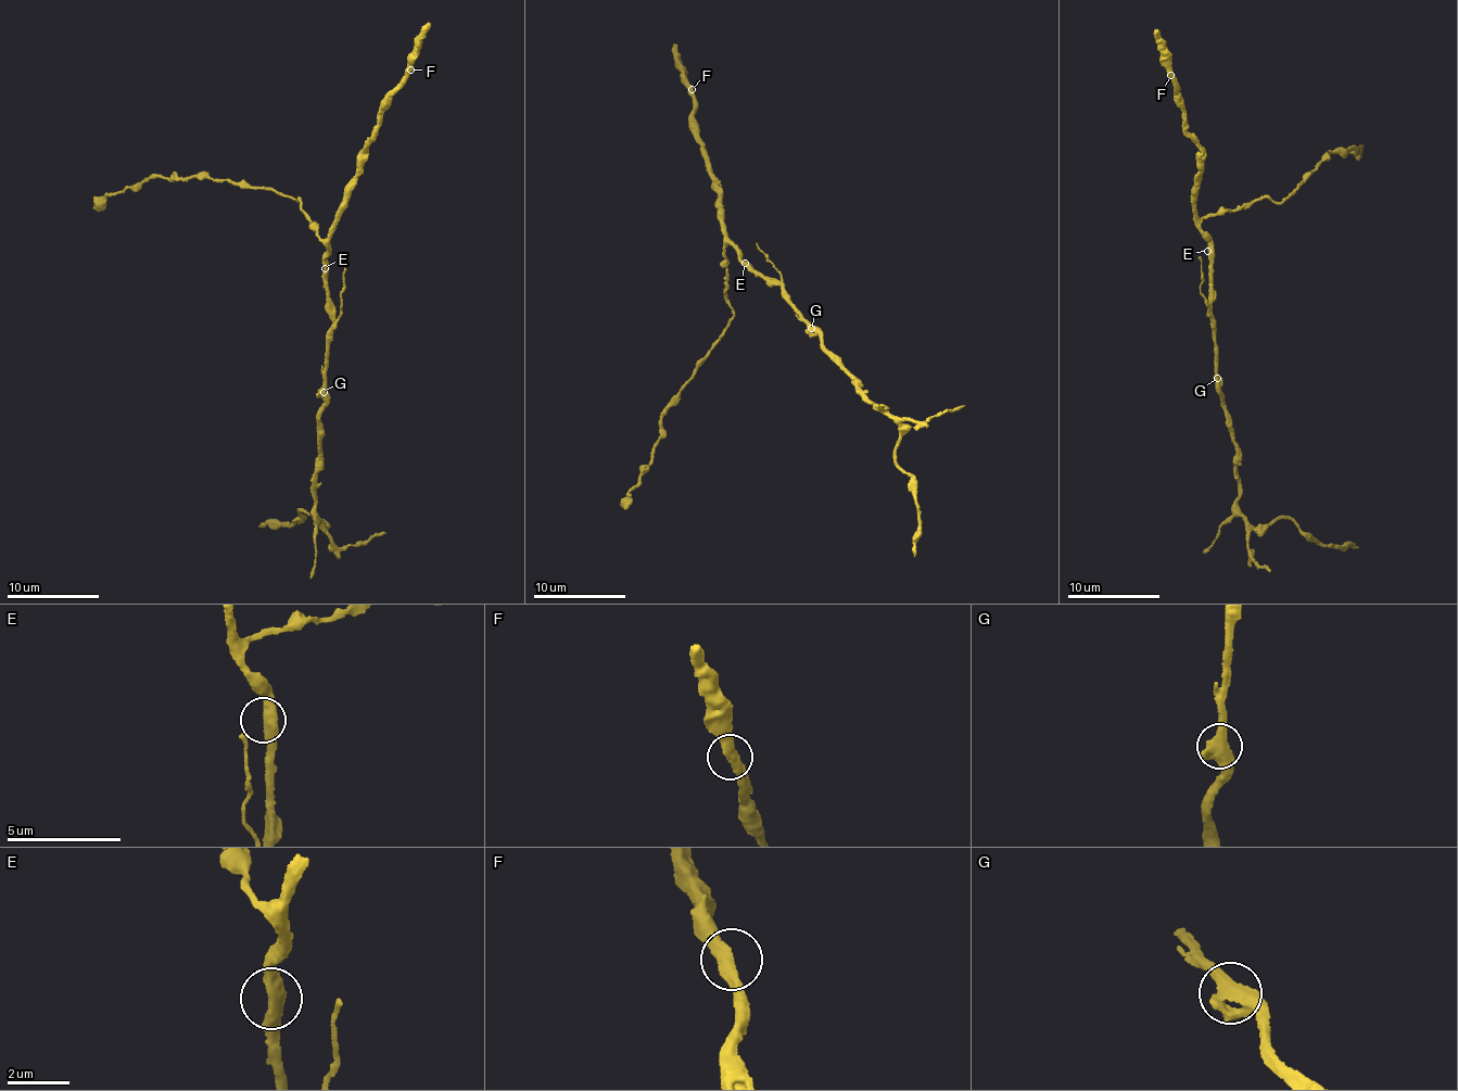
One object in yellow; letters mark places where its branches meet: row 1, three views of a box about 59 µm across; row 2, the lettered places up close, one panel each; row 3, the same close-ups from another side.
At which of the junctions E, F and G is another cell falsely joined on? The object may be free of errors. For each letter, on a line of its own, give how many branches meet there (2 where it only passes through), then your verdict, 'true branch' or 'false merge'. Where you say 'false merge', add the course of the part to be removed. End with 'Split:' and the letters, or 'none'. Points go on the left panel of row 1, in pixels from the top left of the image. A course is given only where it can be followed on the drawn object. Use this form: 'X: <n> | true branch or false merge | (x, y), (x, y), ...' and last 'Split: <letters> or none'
E: 2 | true branch
F: 2 | true branch
G: 2 | true branch
Split: none

